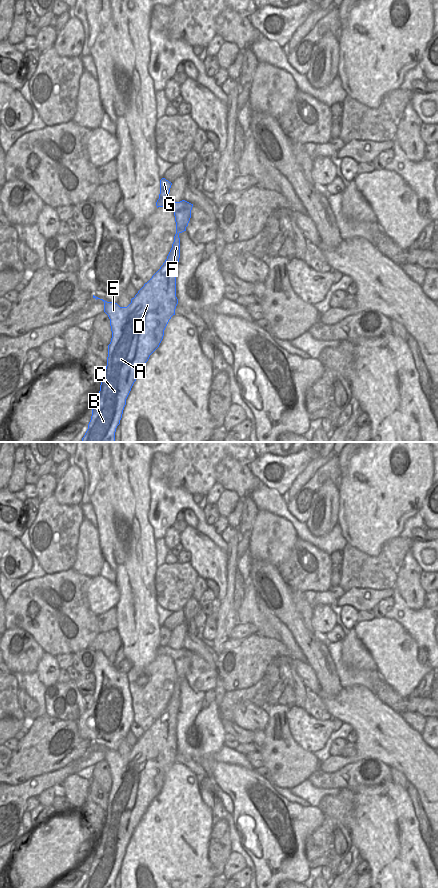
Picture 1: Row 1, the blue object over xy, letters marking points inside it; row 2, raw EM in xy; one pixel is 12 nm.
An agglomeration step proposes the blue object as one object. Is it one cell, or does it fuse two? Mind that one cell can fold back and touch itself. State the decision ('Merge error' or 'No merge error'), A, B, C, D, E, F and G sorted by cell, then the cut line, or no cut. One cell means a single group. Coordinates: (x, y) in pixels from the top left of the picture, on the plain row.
Merge error. Groups: A B C D E F / G. Split along xy (187, 650), (173, 659).

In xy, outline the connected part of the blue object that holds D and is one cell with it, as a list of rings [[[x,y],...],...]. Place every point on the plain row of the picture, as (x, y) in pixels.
[[[187,650],[186,653],[183,653],[181,656],[177,656],[174,659],[174,664],[175,664],[175,670],[176,670],[176,682],[174,684],[174,690],[172,692],[172,696],[167,704],[167,707],[165,708],[165,710],[163,711],[163,713],[160,715],[160,717],[152,724],[152,726],[144,732],[144,734],[138,739],[138,741],[135,743],[134,746],[131,747],[131,751],[127,754],[127,755],[120,755],[117,751],[115,750],[107,750],[103,747],[100,747],[104,750],[104,760],[108,763],[109,767],[110,767],[110,774],[111,774],[111,779],[112,779],[112,786],[111,786],[111,790],[108,793],[108,805],[107,805],[107,814],[106,817],[104,819],[104,825],[101,828],[101,833],[100,833],[100,839],[99,842],[93,852],[92,856],[92,864],[91,864],[91,868],[88,872],[88,877],[84,883],[84,885],[82,886],[82,888],[115,888],[115,880],[116,880],[116,876],[117,874],[120,872],[120,868],[122,866],[122,862],[123,862],[123,858],[124,855],[126,853],[126,847],[131,839],[131,836],[134,832],[134,830],[136,829],[138,823],[140,822],[143,814],[146,812],[146,810],[148,809],[150,803],[159,795],[163,784],[164,784],[164,778],[169,770],[169,768],[171,767],[171,765],[173,763],[175,763],[175,757],[176,754],[178,752],[178,747],[176,745],[176,716],[178,714],[178,710],[179,710],[179,706],[180,706],[180,686],[179,686],[179,682],[186,679],[186,675],[188,674],[188,671],[190,669],[191,666],[191,658],[192,658],[193,652]]]

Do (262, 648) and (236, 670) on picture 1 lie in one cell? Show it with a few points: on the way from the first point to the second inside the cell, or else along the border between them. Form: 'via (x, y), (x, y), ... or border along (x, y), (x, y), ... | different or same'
via (256, 652), (242, 664) | same

